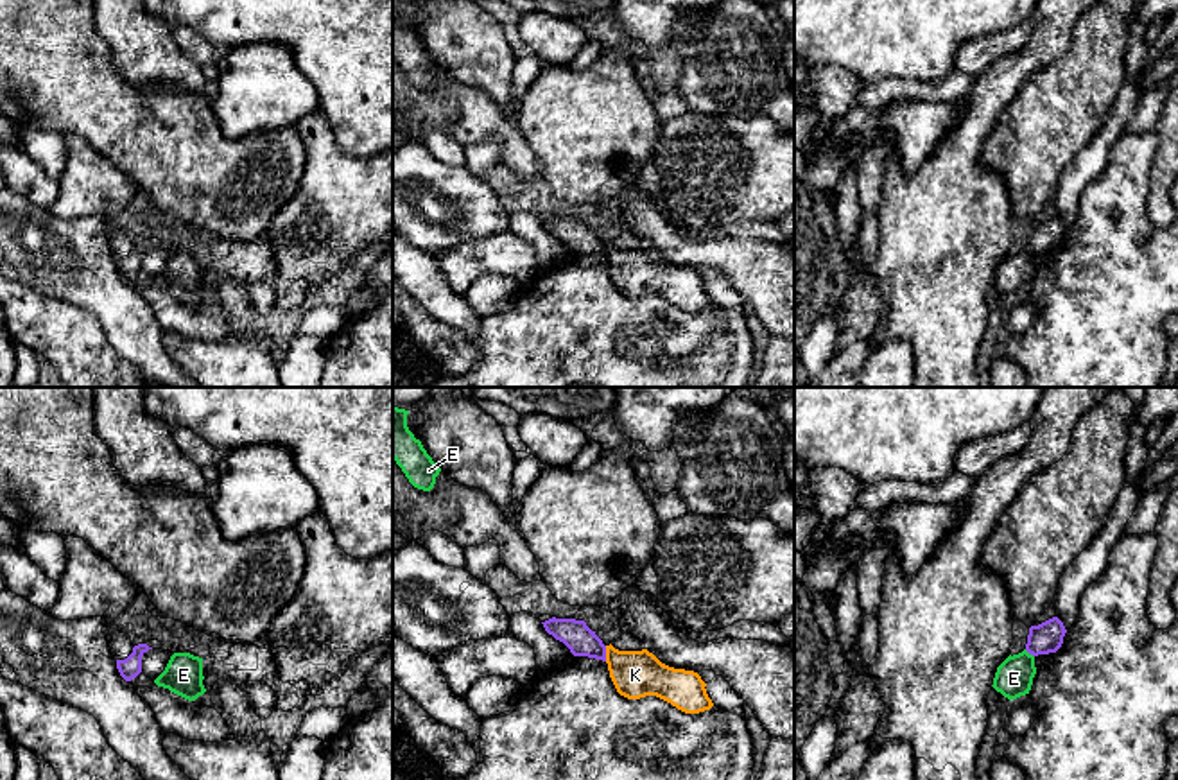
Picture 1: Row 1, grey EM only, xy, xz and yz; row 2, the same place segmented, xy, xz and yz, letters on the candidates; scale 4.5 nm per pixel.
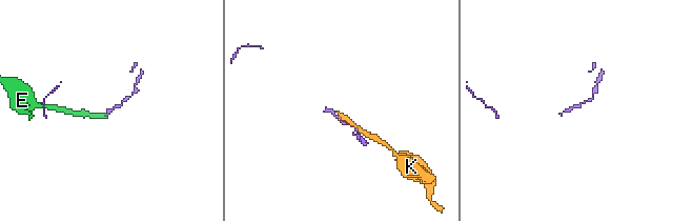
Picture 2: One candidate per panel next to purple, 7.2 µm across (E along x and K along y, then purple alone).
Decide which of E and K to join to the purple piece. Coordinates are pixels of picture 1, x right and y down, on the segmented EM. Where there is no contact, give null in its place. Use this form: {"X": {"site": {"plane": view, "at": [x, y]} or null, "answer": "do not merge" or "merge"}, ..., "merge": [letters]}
{"E": {"site": {"plane": "yz", "at": [1030, 653]}, "answer": "do not merge"}, "K": {"site": {"plane": "xz", "at": [605, 653]}, "answer": "do not merge"}, "merge": []}

